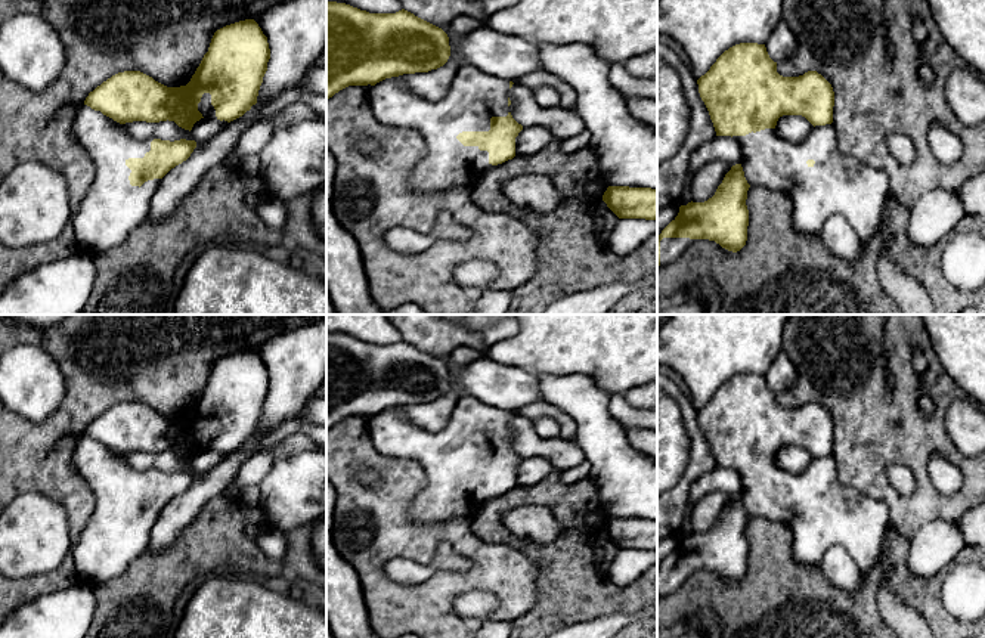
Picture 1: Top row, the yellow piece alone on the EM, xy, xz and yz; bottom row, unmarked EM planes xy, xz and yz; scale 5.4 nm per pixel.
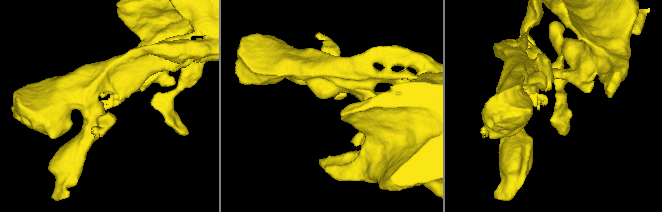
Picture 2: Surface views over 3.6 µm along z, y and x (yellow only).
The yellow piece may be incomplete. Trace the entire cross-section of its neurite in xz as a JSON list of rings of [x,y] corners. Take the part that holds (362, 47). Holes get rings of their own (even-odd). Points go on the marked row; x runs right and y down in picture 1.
[[[326,1],[326,100],[349,86],[372,86],[368,93],[375,120],[382,126],[416,130],[427,143],[427,154],[408,177],[409,185],[422,193],[442,193],[452,186],[473,185],[476,179],[493,165],[515,157],[515,137],[523,130],[509,112],[509,89],[512,81],[462,64],[443,99],[428,102],[411,93],[399,80],[403,74],[428,72],[443,66],[450,56],[447,34],[402,9],[396,13],[369,13],[346,3]]]

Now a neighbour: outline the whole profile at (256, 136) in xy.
[[[270,114],[261,117],[241,134],[235,149],[229,154],[223,164],[227,168],[236,168],[247,157],[258,155],[275,131],[276,128],[273,127]]]

